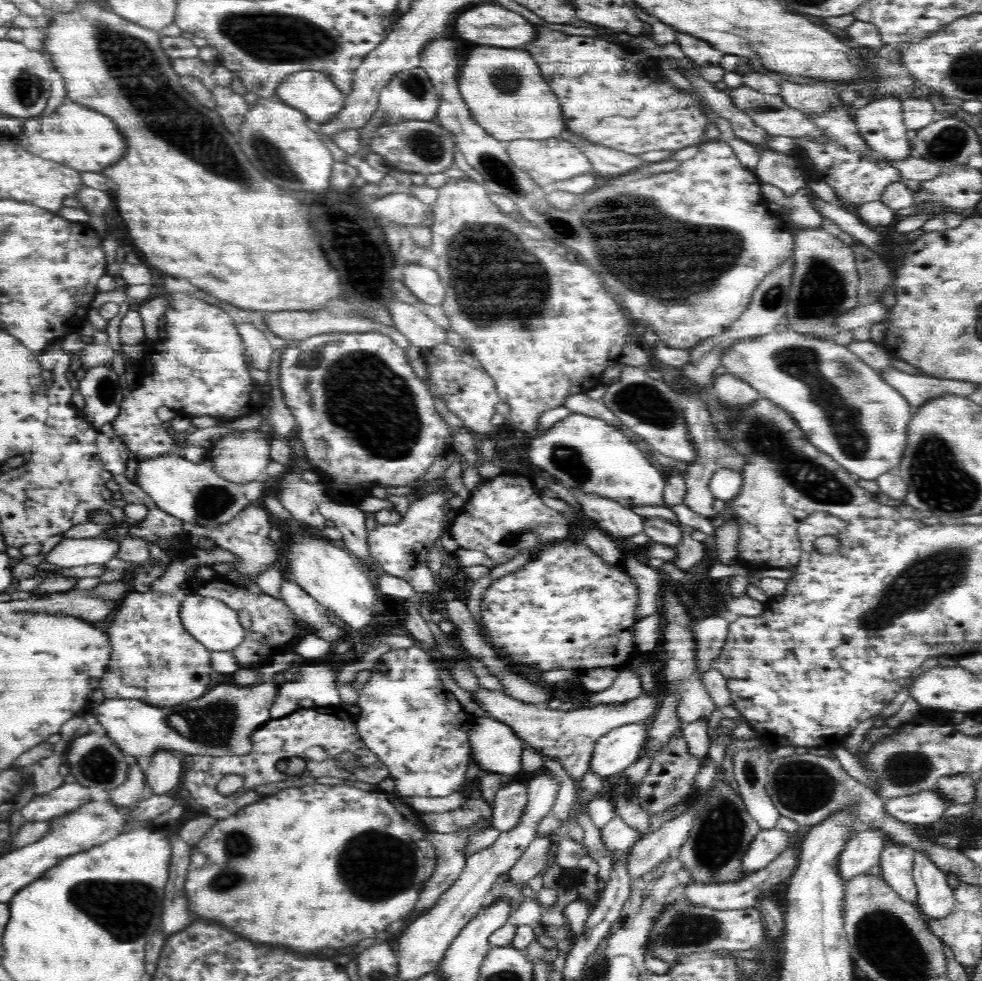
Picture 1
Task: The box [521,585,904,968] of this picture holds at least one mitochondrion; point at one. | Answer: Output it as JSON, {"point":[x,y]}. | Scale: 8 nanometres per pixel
{"point":[719,835]}

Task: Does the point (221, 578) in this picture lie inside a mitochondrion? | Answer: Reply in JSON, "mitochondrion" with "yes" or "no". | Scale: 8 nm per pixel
{"mitochondrion":"no"}

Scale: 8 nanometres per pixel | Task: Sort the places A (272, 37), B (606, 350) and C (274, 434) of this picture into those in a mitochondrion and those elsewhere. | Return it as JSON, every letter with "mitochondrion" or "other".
{"A":"mitochondrion","B":"other","C":"other"}

